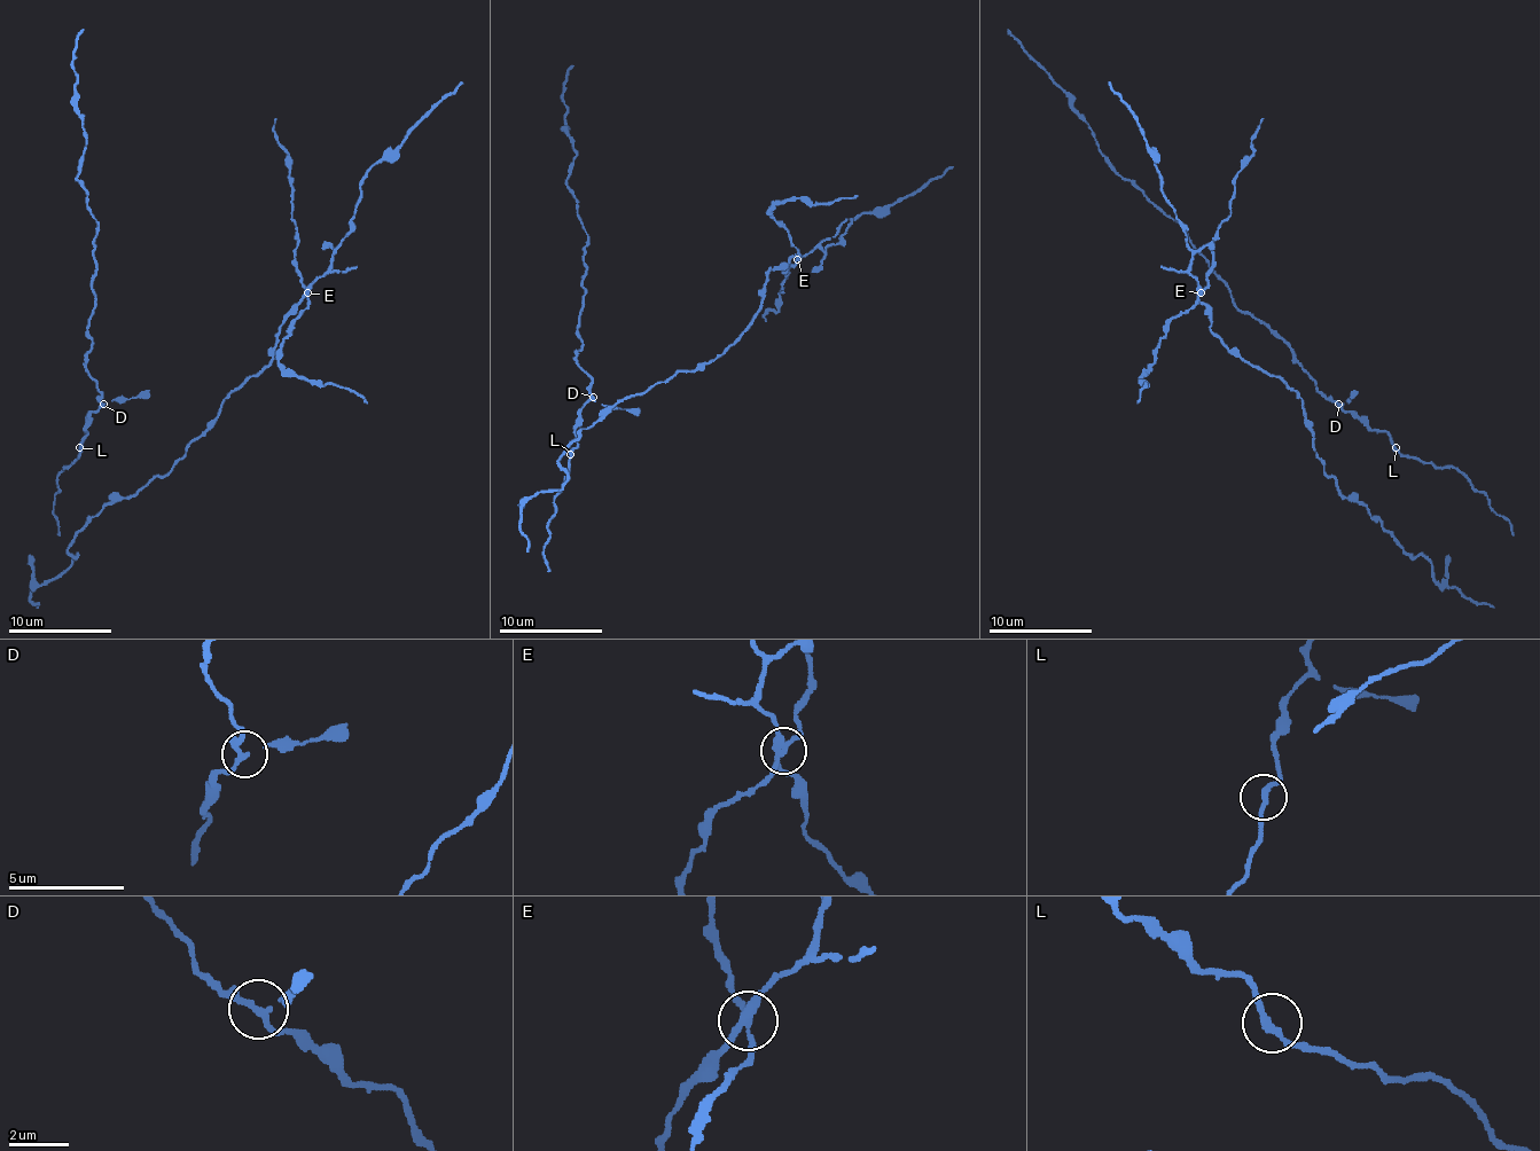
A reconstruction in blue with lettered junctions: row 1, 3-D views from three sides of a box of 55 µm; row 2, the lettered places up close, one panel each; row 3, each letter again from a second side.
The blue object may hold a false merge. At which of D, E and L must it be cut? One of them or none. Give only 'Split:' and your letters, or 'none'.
Split: E

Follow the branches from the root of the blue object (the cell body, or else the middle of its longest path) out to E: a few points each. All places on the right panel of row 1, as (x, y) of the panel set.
E: (1365, 502), (1344, 496), (1326, 474), (1303, 399), (1279, 377), (1240, 360), (1212, 331), (1202, 292)

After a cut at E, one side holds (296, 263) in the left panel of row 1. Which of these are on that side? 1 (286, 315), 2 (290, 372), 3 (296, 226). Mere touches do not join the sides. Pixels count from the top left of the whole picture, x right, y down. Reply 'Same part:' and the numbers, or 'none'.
Same part: 2, 3

